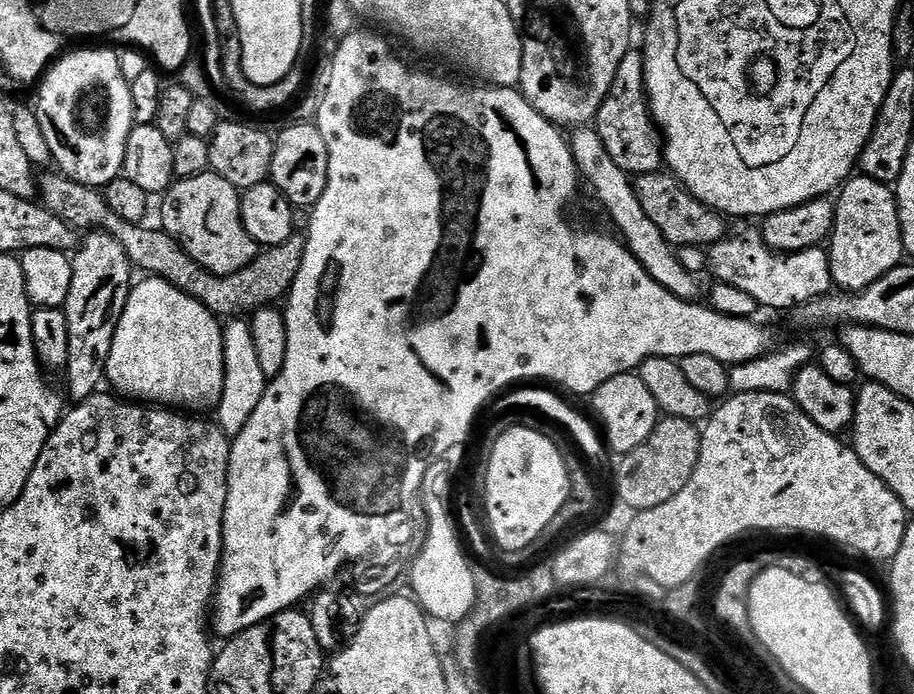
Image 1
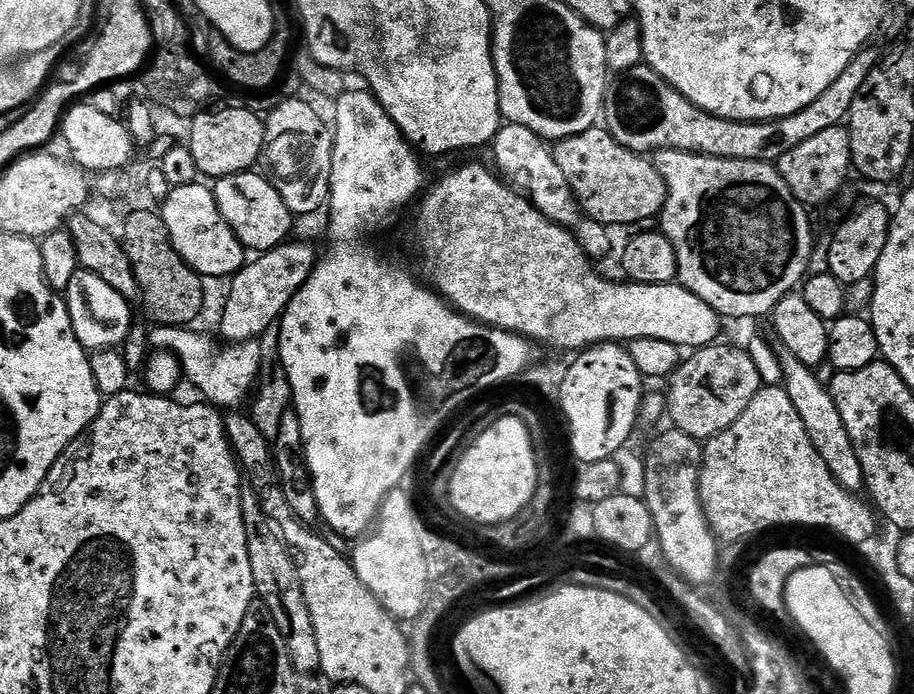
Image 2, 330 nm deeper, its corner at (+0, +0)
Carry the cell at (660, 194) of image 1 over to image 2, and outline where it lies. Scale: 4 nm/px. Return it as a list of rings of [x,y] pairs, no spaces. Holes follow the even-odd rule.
[[[597,126],[582,134],[574,134],[570,138],[559,141],[551,151],[587,219],[596,220],[597,223],[605,226],[640,224],[643,220],[655,221],[661,210],[664,209],[664,203],[668,197],[668,187],[662,174],[656,169],[655,163],[647,155],[631,152],[630,149],[622,147],[610,135],[607,128]]]

